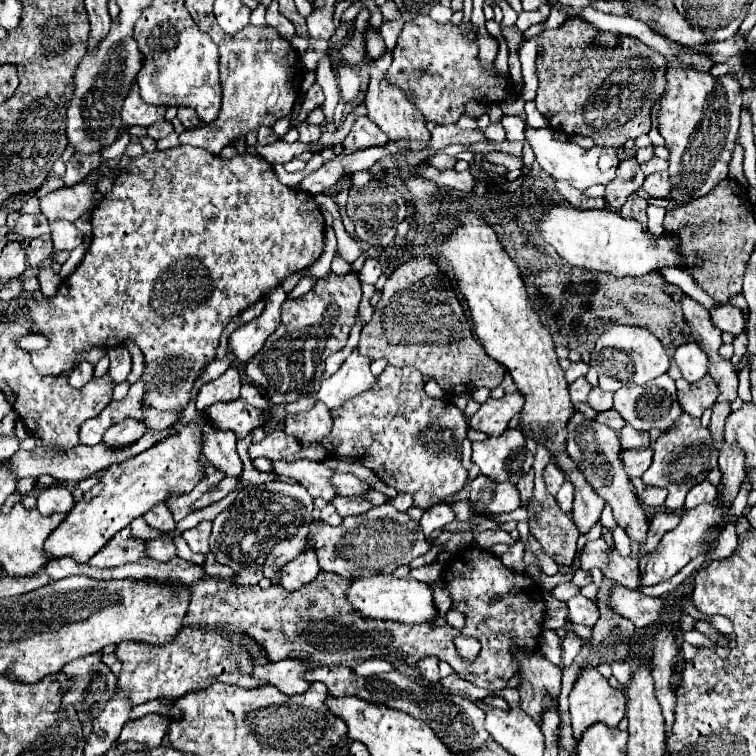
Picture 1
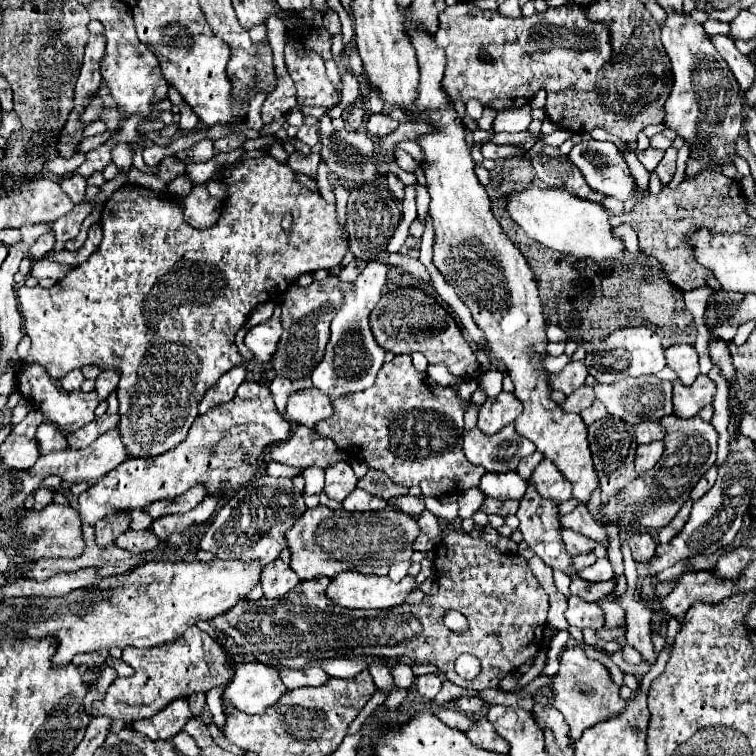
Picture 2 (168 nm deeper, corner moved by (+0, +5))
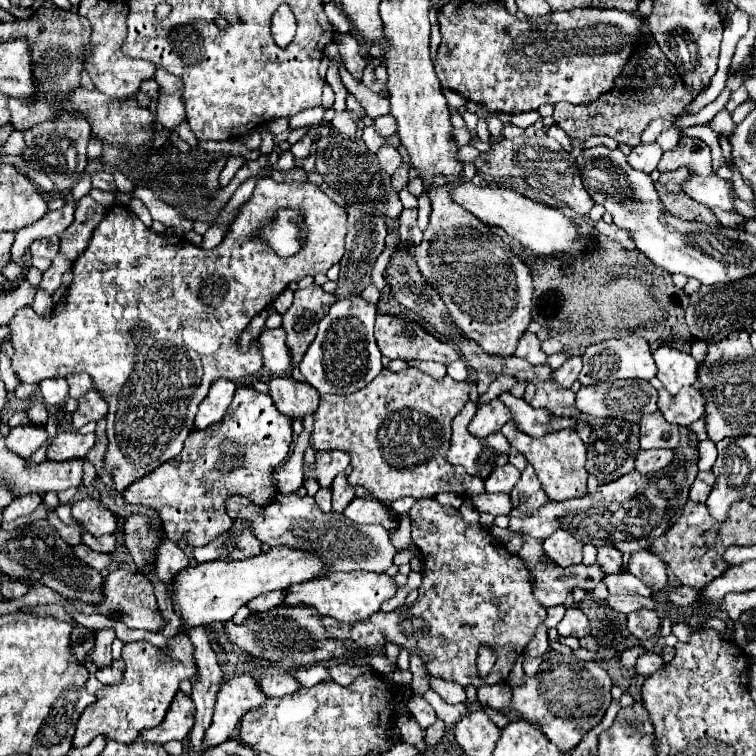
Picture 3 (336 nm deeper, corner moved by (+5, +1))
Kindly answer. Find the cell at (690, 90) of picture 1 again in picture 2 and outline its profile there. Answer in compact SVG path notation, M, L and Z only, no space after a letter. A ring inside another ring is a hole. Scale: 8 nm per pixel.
M684 12L670 14L664 20L662 44L670 58L674 78L672 92L664 104L664 124L690 144L690 152L700 150L700 156L690 158L686 166L686 180L694 180L704 170L704 164L718 168L728 164L730 156L736 154L736 138L742 124L740 86L722 56L718 56L716 48L710 44L702 24L694 22ZM710 152L714 152L714 158L710 158Z

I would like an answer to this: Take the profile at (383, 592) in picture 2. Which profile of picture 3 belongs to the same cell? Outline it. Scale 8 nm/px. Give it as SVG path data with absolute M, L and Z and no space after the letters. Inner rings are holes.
M331 572L329 576L321 576L317 580L309 580L305 584L295 584L285 592L283 606L311 606L321 616L331 616L339 622L357 622L365 620L367 616L375 614L379 606L393 598L397 592L395 582L387 574L375 574L375 572Z

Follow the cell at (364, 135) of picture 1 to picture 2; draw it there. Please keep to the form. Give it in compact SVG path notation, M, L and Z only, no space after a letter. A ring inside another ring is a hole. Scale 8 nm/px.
M370 114L366 120L366 130L370 136L382 138L388 132L394 132L394 128L398 128L398 122L392 120L390 116L382 116L382 114Z

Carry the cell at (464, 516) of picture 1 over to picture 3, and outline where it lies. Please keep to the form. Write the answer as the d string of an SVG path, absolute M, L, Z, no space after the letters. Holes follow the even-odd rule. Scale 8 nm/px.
M681 428L681 444L679 444L679 450L687 450L685 454L685 460L679 460L679 454L677 454L677 460L671 464L671 468L659 472L659 476L651 482L649 478L641 476L639 472L631 472L631 474L625 474L609 484L601 484L593 494L585 494L581 498L573 498L573 500L565 500L565 502L559 502L559 504L553 504L553 502L547 502L543 508L539 508L535 514L525 514L525 512L517 512L517 508L511 510L509 514L509 530L513 532L523 532L531 538L541 538L545 540L547 536L551 536L555 530L565 530L569 534L573 534L577 540L581 542L589 542L593 546L613 546L617 548L619 552L639 552L639 550L647 550L649 544L653 540L657 540L661 534L667 532L667 522L669 518L685 506L687 502L687 494L689 494L689 488L699 472L697 468L697 450L689 446L687 442L687 432L689 428Z

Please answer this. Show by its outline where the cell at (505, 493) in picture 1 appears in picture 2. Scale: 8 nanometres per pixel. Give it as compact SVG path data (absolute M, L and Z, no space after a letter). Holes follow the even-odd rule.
M486 472L480 480L480 486L484 496L496 498L496 500L520 500L526 490L526 480L520 478L518 472L506 472L506 474L490 474Z

